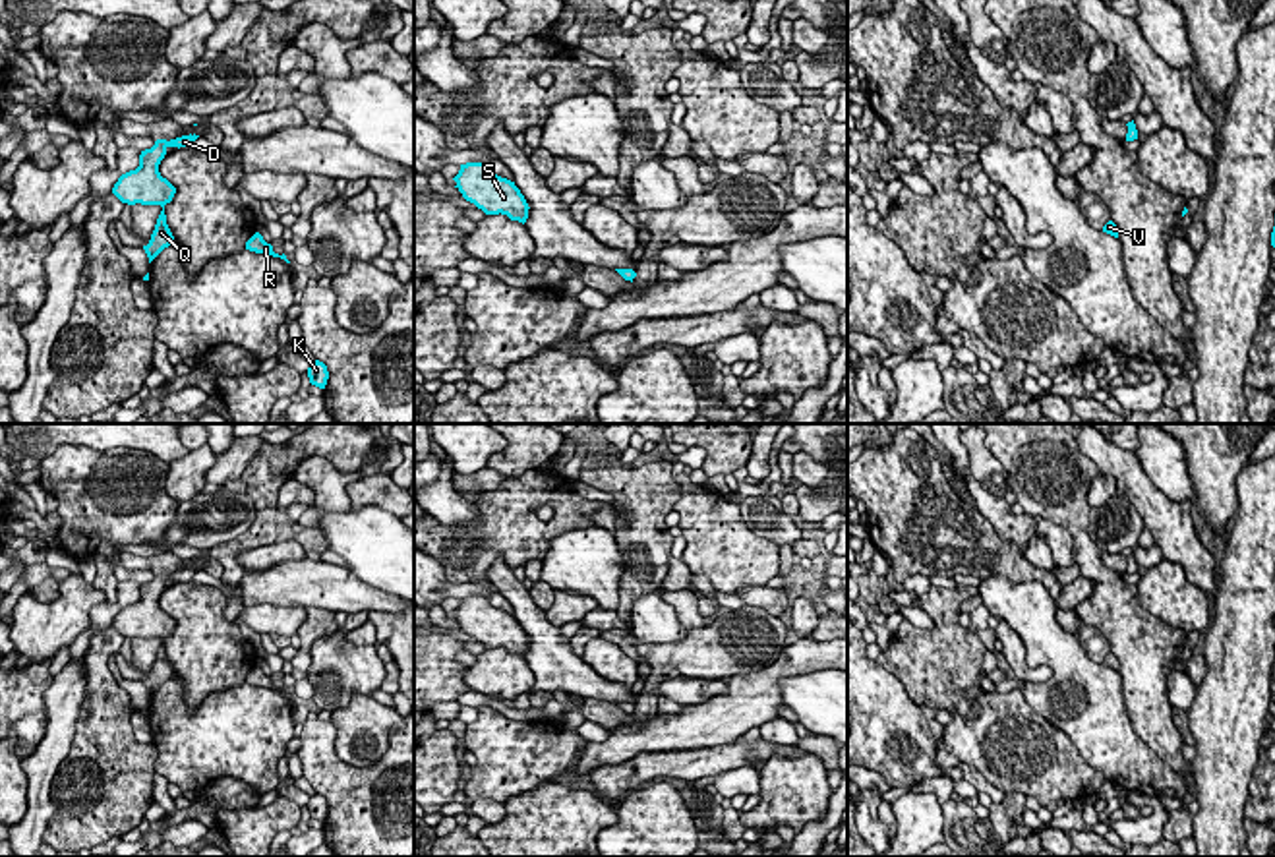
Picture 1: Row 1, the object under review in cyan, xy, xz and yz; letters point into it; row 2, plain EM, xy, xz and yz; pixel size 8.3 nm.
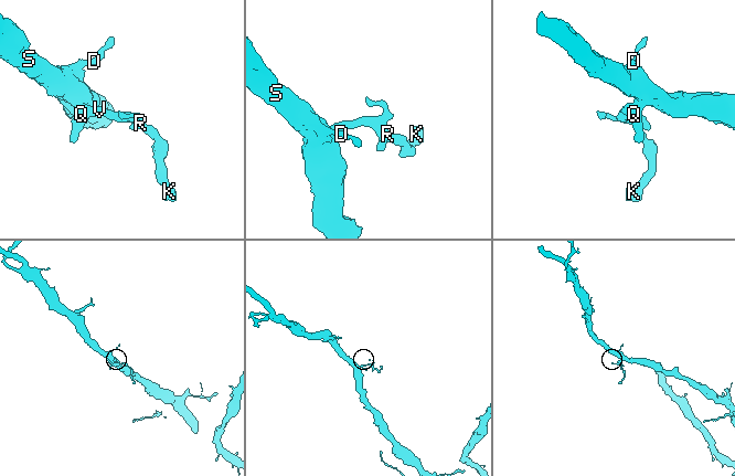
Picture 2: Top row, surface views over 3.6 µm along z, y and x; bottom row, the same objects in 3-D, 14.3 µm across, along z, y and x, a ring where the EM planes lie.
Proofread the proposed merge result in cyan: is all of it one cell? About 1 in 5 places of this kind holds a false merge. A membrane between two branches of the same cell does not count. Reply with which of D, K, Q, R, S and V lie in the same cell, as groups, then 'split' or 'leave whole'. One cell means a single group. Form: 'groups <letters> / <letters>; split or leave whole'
groups D K Q R S V; leave whole

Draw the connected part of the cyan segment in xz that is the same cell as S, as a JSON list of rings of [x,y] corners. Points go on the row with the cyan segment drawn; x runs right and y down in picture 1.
[[[486,163],[460,164],[453,178],[462,197],[486,215],[507,215],[511,221],[526,222],[528,203],[515,182],[489,170]]]

